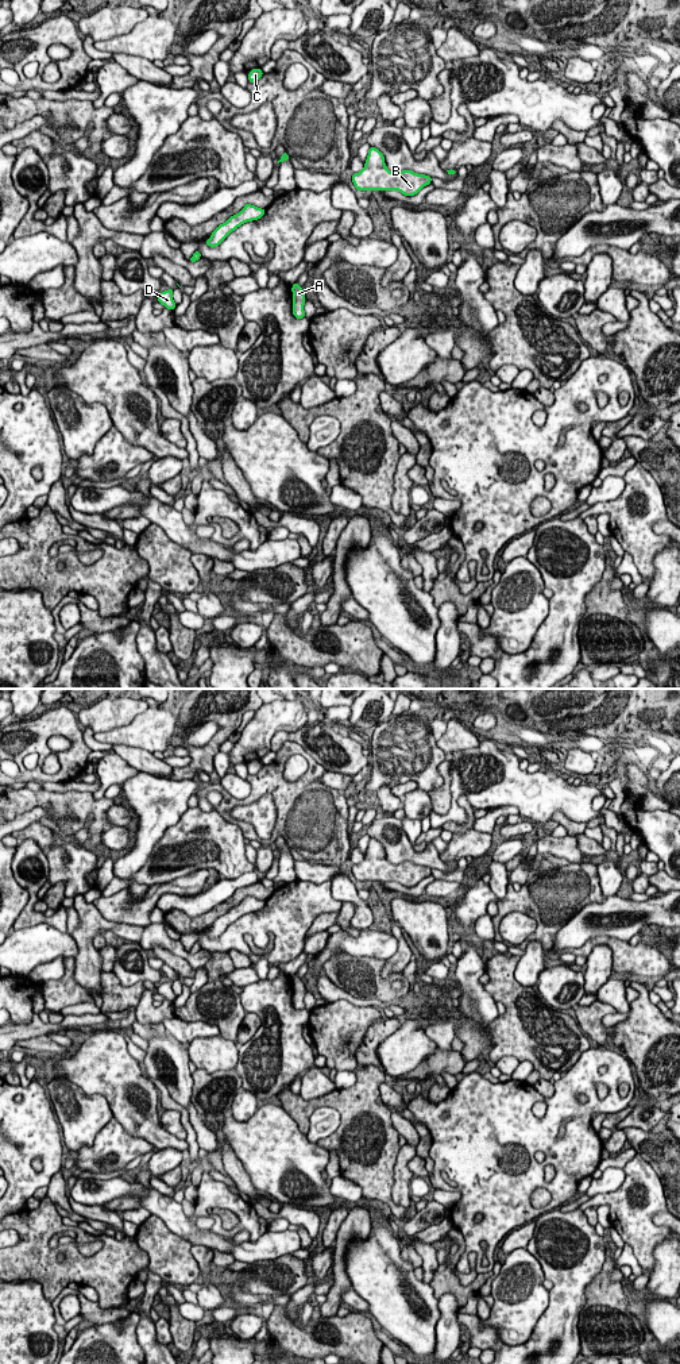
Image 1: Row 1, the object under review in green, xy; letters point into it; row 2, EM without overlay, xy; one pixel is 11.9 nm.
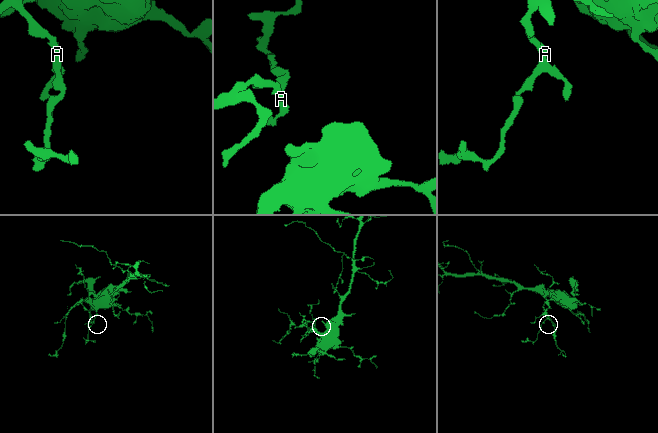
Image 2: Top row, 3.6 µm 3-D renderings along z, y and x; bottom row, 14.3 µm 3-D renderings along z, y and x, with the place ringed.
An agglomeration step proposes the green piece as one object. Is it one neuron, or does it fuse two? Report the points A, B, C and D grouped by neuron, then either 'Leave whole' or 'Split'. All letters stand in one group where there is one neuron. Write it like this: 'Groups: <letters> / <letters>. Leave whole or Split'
Groups: A B C D. Leave whole

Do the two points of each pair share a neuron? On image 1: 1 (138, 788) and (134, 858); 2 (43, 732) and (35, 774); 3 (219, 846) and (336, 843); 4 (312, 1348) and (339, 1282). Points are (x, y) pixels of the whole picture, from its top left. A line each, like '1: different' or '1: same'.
1: same
2: same
3: different
4: different

